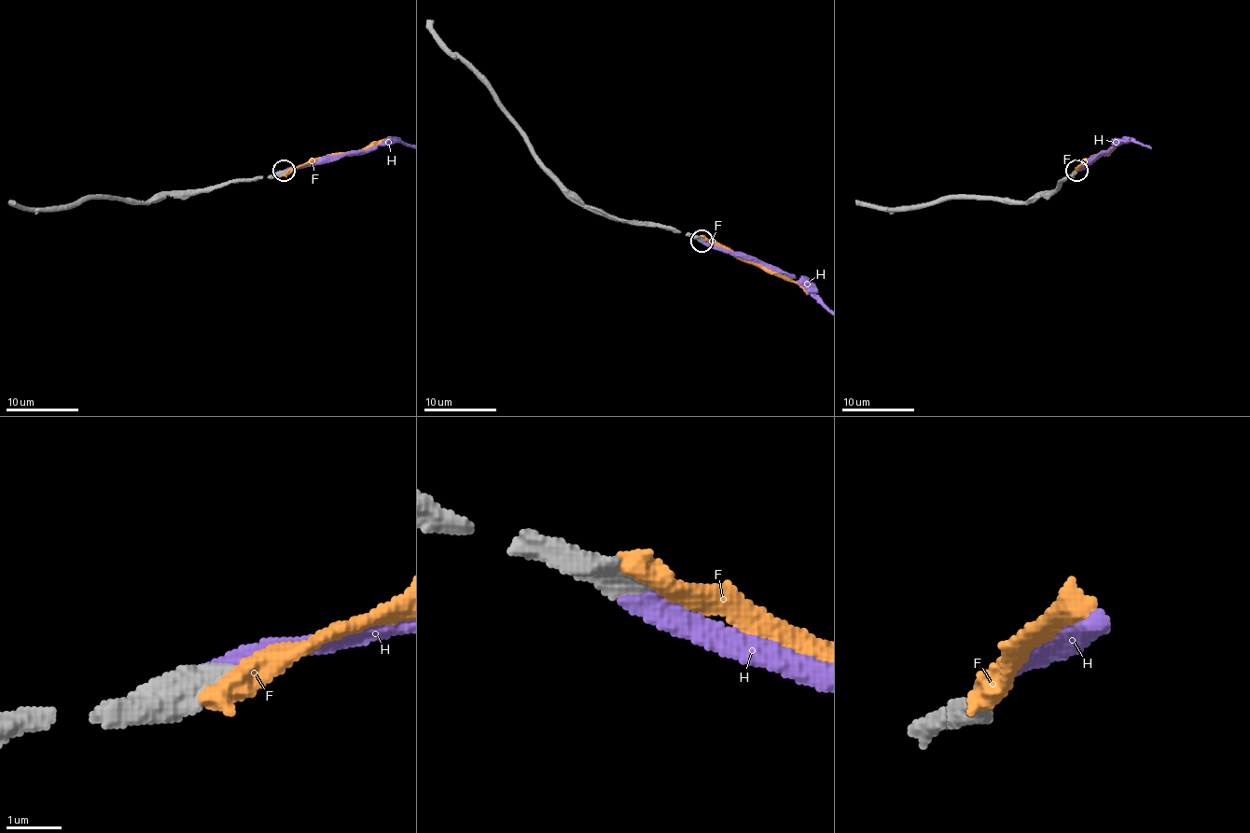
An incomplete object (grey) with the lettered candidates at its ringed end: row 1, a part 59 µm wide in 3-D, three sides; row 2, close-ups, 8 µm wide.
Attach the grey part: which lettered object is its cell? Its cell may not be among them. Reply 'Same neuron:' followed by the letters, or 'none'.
Same neuron: H

